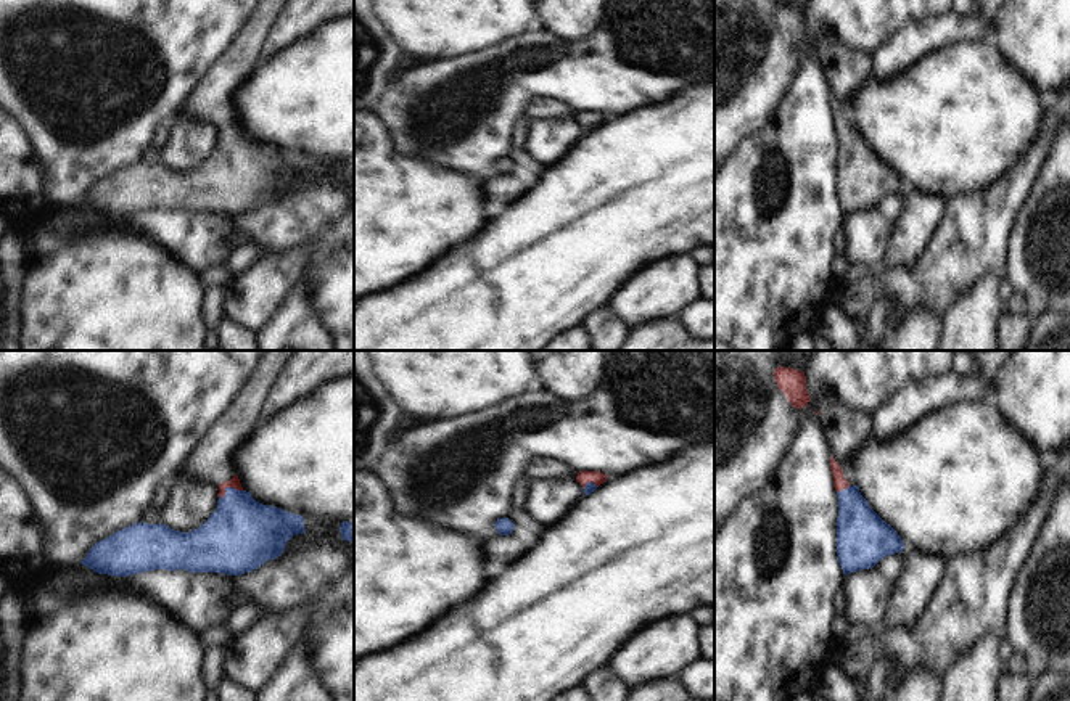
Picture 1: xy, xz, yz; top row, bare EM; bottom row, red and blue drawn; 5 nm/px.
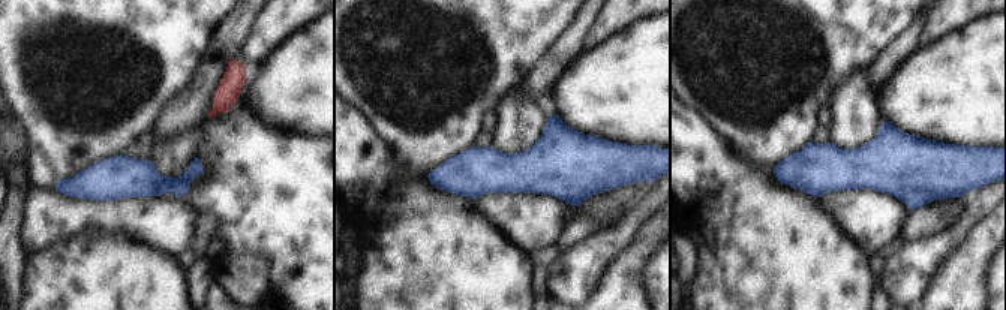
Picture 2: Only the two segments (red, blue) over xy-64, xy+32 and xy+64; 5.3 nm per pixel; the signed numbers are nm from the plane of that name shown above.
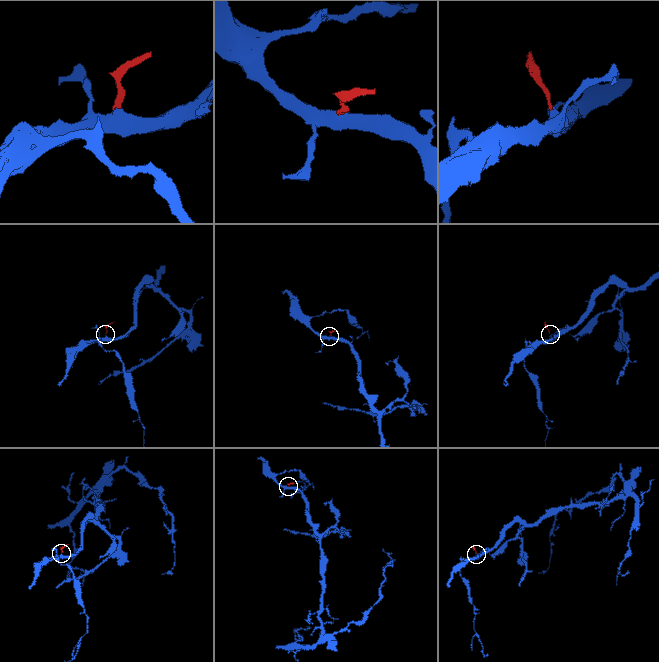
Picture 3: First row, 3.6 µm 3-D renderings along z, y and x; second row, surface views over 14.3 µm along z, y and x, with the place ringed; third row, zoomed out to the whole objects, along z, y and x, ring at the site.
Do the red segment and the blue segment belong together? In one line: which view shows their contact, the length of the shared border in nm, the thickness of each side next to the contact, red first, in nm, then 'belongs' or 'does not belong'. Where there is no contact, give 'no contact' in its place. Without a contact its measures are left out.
xy | 130 nm | 50/360 nm | belongs

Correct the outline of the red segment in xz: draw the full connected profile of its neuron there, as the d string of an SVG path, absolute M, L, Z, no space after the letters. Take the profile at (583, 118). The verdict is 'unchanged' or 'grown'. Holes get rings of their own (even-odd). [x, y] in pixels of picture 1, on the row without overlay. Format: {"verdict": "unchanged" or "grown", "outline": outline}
{"verdict": "grown", "outline": "M579 111L576 121L584 127L584 133L592 133L600 124L607 121L607 114L600 111Z"}

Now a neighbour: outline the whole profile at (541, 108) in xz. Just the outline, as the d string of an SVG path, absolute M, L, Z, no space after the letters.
M536 96L529 108L528 116L533 119L555 119L555 117L576 117L579 109L560 101Z

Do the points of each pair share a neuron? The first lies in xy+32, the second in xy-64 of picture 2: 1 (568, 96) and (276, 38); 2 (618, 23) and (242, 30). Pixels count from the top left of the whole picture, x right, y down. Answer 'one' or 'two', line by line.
1: two
2: two

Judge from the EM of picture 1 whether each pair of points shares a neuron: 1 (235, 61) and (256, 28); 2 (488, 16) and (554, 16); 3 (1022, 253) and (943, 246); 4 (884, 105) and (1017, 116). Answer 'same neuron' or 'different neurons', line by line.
1: same neuron
2: different neurons
3: different neurons
4: same neuron

